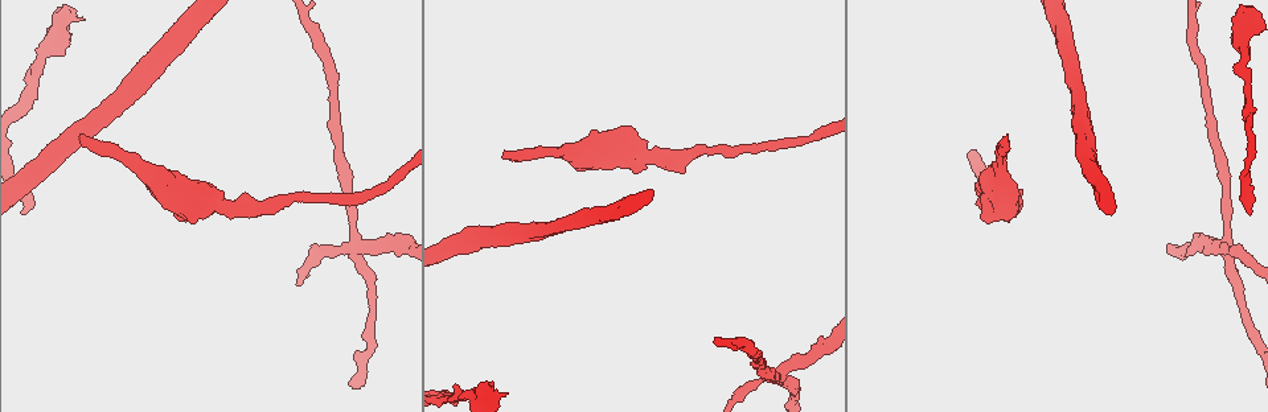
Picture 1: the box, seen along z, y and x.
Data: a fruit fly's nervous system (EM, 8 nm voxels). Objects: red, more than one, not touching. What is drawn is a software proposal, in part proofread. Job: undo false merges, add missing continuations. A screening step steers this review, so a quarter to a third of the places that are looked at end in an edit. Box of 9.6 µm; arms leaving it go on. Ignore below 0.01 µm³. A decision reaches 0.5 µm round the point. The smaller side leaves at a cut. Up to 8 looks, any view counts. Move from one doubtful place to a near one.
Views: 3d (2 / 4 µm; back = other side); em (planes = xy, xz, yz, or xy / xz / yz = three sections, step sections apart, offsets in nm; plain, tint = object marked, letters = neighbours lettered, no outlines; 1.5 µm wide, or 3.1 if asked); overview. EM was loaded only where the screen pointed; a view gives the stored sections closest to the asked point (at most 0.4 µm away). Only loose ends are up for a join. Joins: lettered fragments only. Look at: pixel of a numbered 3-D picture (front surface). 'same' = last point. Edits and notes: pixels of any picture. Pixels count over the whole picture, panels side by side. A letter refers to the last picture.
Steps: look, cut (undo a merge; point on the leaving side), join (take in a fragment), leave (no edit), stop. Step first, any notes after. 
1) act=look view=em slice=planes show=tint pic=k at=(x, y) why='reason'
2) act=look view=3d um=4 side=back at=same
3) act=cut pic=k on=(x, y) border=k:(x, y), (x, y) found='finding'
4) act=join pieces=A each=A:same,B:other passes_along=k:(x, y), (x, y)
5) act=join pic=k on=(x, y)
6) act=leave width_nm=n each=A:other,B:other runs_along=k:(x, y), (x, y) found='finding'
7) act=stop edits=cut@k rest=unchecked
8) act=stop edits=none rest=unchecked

act=look view=em slice=planes show=letters pic=1 at=(781, 373) why='four or more arms meet'

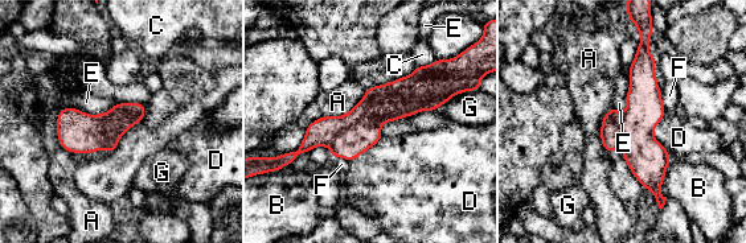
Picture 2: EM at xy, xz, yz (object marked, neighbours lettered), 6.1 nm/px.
act=cut pic=2 on=(382, 103) each=A:other,B:other,C:other,D:other,E:other,F:other,G:other border=2:(378, 127), (355, 123), (328, 147) found='two neurons meet here'

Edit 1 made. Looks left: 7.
act=look view=overview

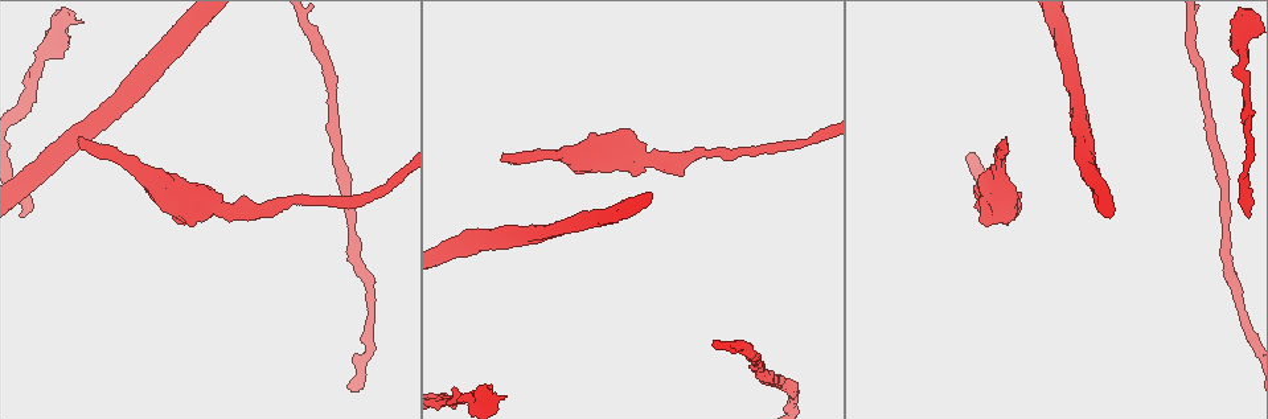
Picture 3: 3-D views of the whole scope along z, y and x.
act=look view=em slice=xz step=8 show=letters pic=3 at=(634, 176) why='stops while still wide'

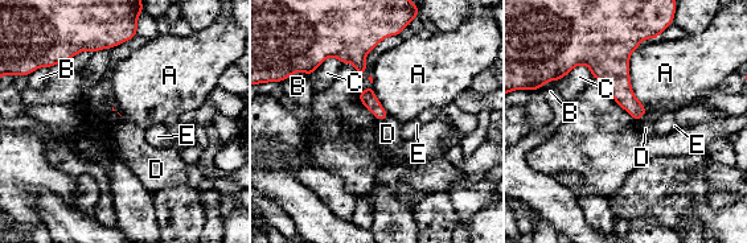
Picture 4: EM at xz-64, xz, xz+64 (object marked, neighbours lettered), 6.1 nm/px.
act=leave each=A:other,B:other,C:other,D:other,E:other border=4:(389, 116), (380, 122) found='no lettered fragment goes on from it'

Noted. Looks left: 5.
act=look view=3d um=4 pic=3 at=(482, 395) why='calibre changes'

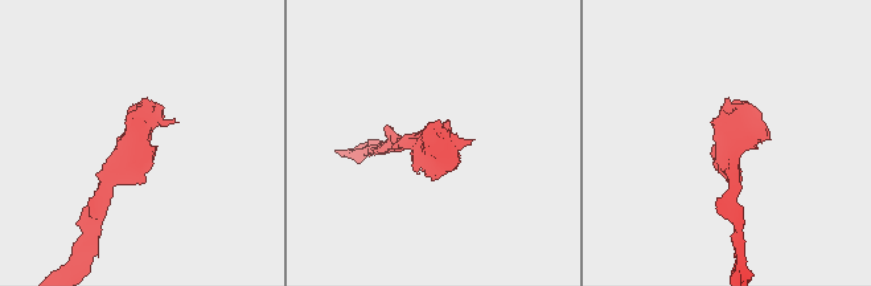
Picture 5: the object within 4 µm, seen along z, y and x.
act=look view=em slice=xy step=8 show=tint pic=5 at=(431, 138)

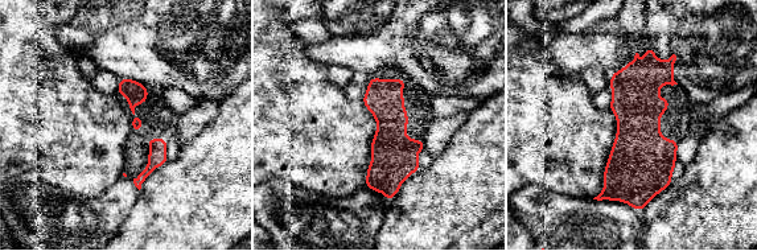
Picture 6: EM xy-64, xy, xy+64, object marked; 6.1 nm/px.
act=look view=em slice=planes show=letters at=same

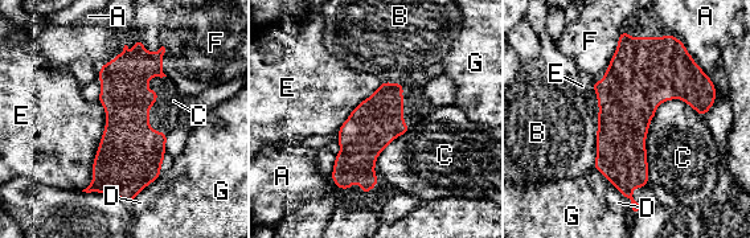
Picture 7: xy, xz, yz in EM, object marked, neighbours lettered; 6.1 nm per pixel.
act=leave longest_contact=E:550nm each=A:other,B:other,C:other,D:other,E:other,F:other,G:other border=7:(98, 99), (105, 128), (82, 191) found='one neuron here'

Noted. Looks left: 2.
act=stop edits=cut@2 rest=unchecked

